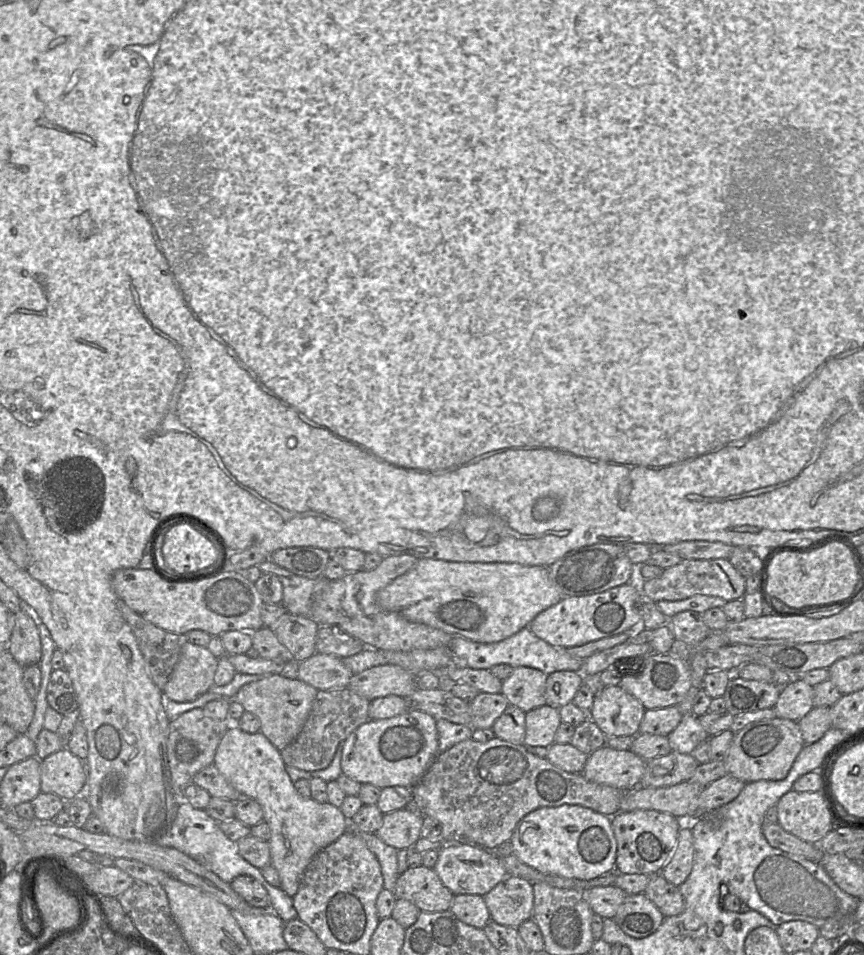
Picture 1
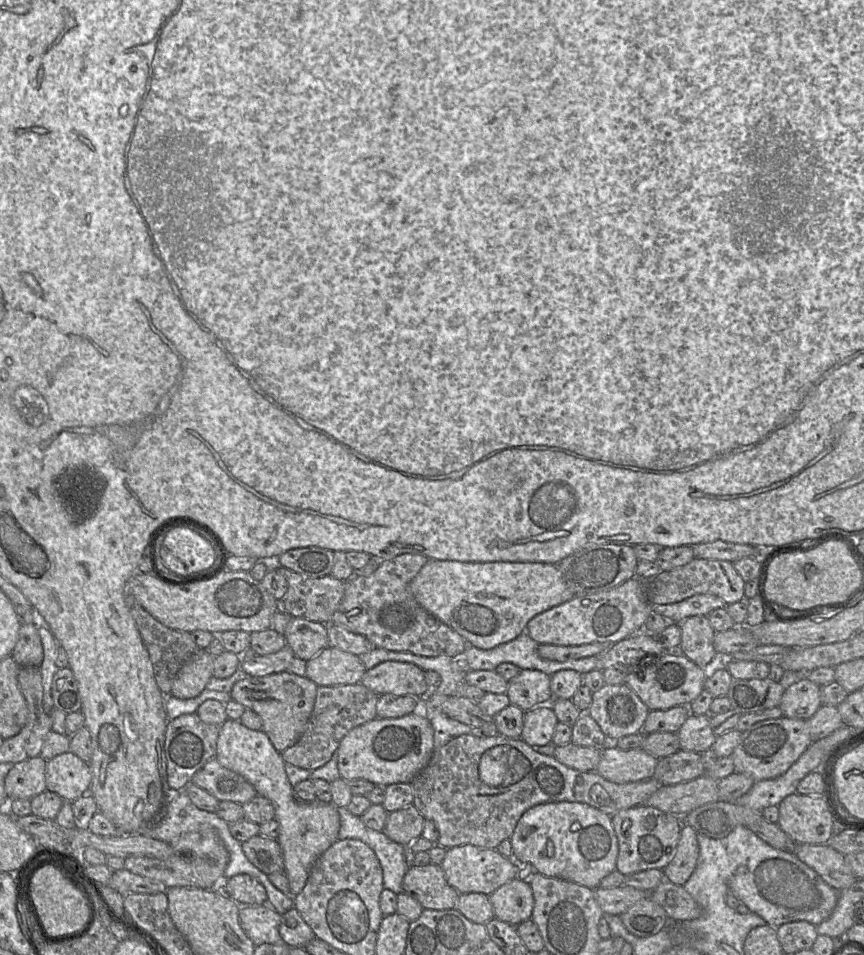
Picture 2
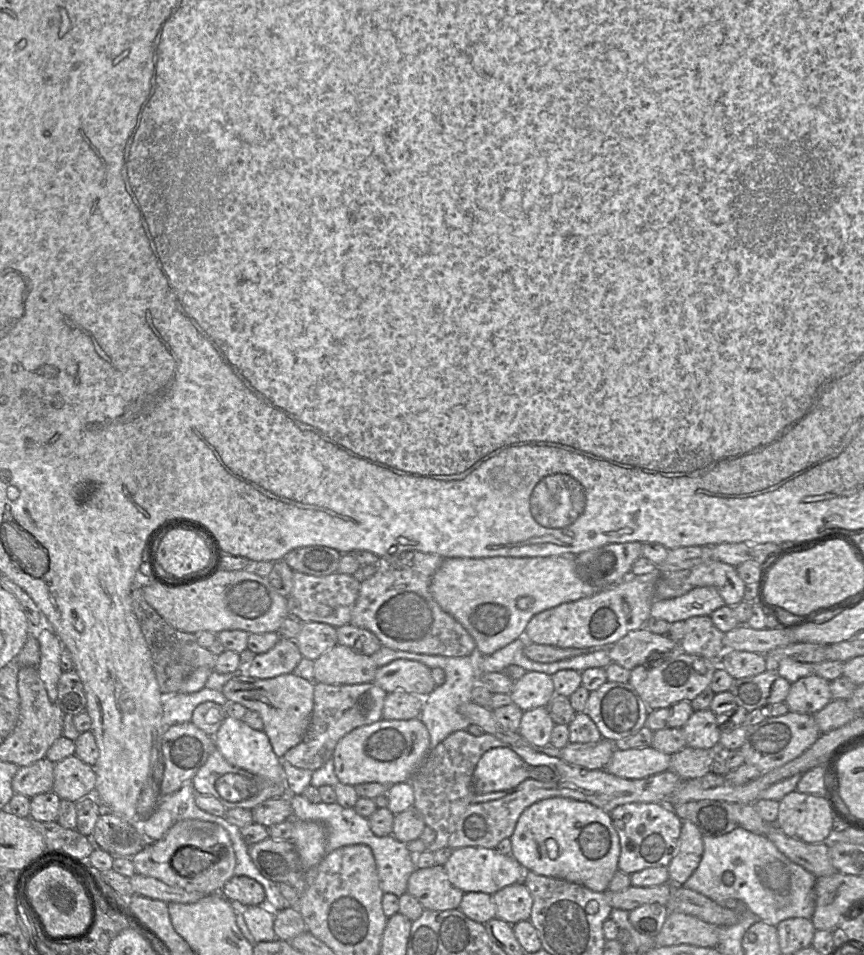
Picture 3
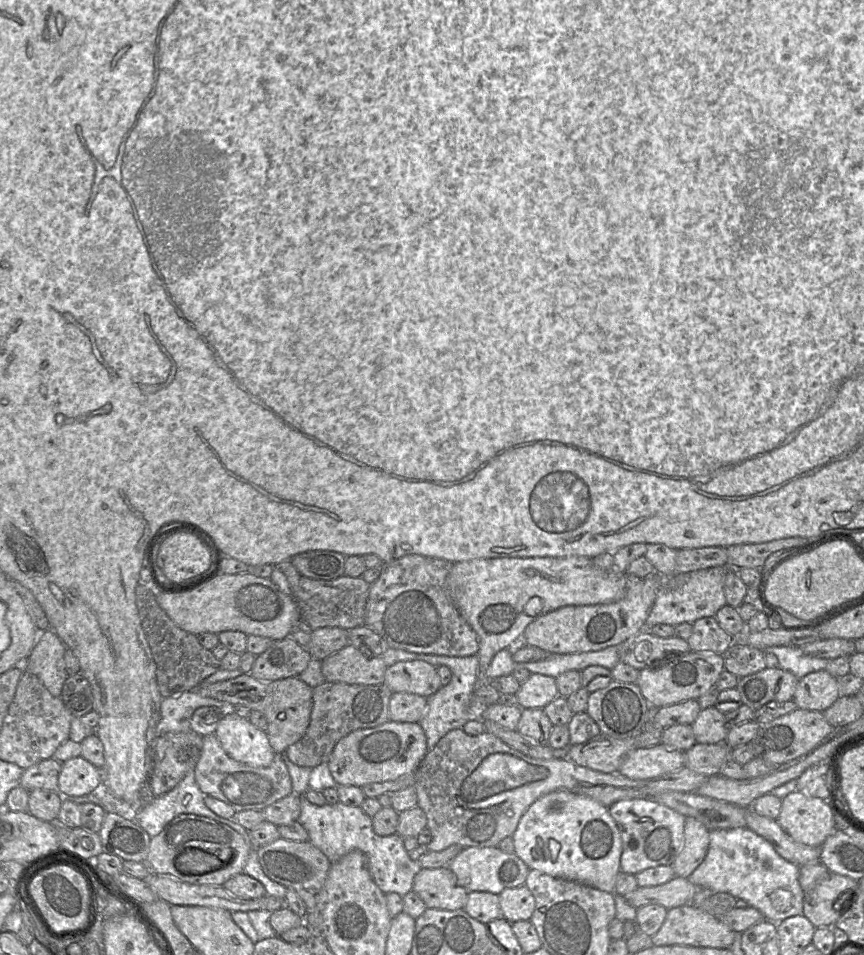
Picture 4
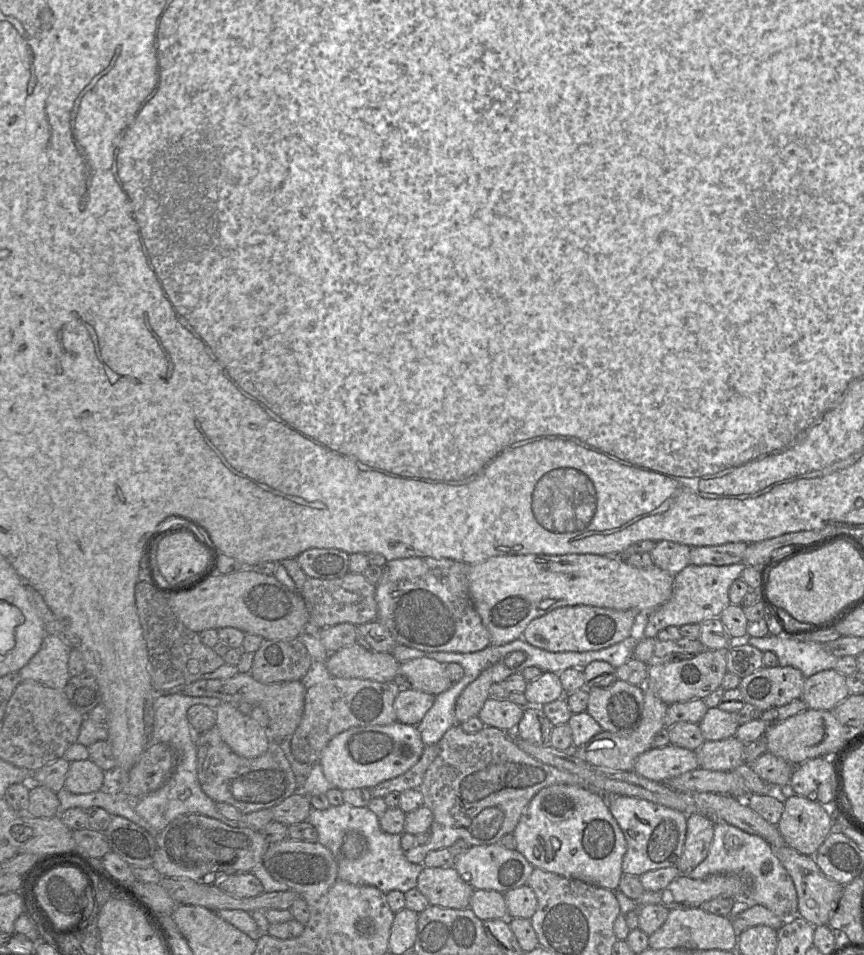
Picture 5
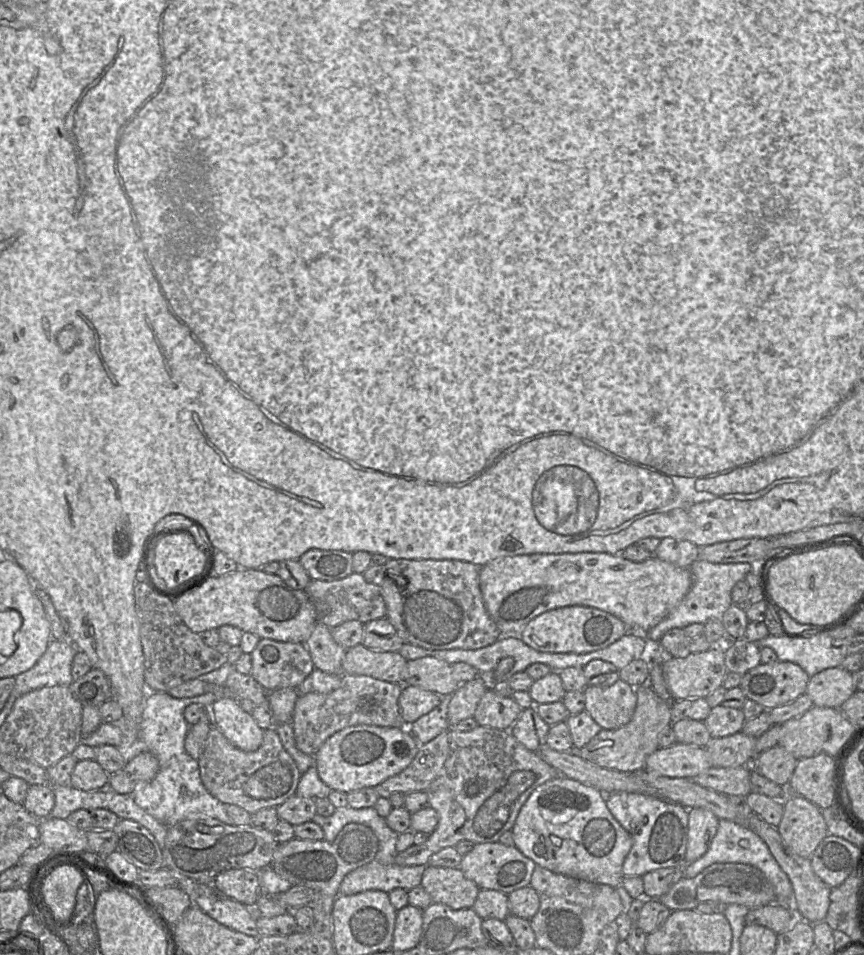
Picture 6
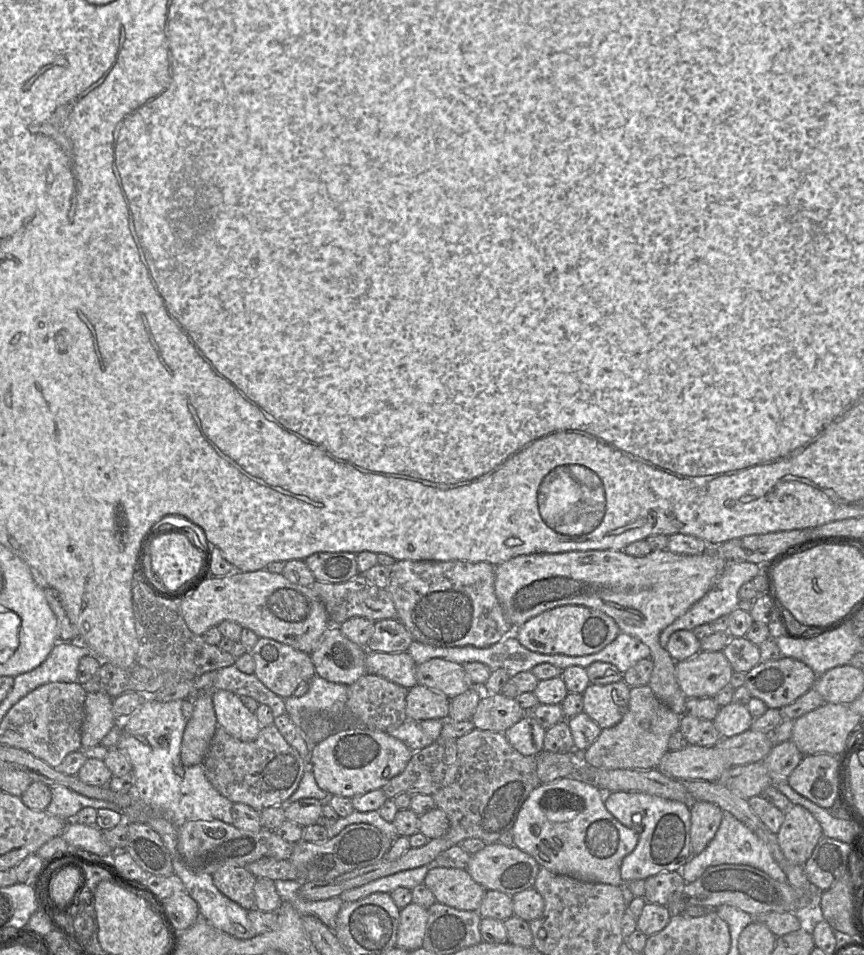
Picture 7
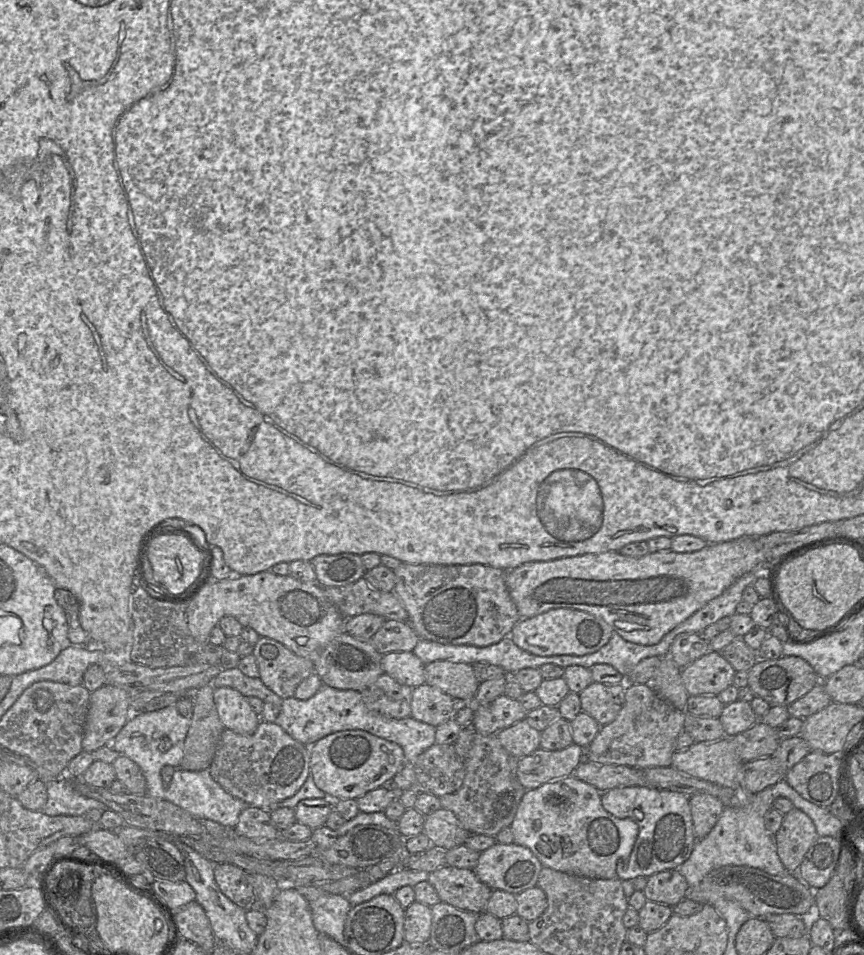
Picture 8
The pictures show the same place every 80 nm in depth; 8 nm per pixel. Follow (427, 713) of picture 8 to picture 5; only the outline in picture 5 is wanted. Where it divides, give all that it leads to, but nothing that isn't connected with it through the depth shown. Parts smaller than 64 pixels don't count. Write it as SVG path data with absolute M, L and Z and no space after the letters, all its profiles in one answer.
M400 689L395 700L394 710L397 720L408 725L418 725L432 707L435 696L415 689Z

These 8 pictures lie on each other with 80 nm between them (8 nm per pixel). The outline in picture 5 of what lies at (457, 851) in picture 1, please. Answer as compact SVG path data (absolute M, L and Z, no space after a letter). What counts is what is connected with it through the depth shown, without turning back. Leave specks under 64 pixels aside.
M500 843L471 846L465 853L456 856L453 867L475 890L495 890L500 893L527 885L534 869L520 852L507 849Z

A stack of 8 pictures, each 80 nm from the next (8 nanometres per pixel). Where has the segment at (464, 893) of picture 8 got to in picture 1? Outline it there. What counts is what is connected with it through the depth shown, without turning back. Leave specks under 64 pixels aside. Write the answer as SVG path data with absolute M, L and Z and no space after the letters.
M426 866L409 867L401 873L396 880L393 893L396 898L408 900L416 905L421 911L426 912L449 910L455 896L442 883L435 870Z

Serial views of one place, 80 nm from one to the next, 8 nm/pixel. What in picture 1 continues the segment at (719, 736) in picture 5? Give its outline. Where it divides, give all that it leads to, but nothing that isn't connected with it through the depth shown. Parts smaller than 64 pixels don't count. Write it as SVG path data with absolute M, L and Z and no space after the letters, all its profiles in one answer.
M685 714L679 725L668 736L672 752L691 754L703 741L711 736L701 725L699 718Z

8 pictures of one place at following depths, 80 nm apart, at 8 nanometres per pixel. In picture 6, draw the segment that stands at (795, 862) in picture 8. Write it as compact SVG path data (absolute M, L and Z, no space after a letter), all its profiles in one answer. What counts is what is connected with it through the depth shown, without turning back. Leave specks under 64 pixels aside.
M800 795L782 801L784 814L778 833L797 855L810 858L821 841L829 835L822 811Z

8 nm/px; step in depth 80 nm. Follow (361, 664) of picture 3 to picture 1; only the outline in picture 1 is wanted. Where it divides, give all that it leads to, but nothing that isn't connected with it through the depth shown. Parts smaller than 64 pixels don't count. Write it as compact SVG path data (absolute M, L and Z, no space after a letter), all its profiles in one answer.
M316 652L298 666L298 679L317 690L345 688L352 676L342 658L325 653Z

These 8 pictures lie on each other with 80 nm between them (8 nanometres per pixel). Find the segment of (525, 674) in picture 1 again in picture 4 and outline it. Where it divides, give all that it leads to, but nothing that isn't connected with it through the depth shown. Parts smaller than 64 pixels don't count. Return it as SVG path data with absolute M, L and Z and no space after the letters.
M532 673L515 695L522 709L544 708L559 695L556 678Z

